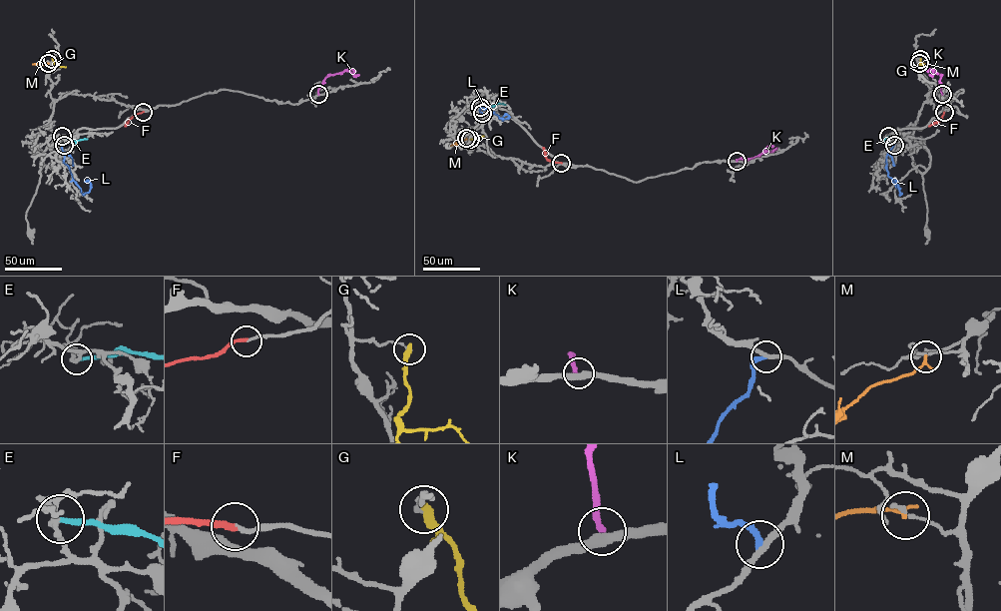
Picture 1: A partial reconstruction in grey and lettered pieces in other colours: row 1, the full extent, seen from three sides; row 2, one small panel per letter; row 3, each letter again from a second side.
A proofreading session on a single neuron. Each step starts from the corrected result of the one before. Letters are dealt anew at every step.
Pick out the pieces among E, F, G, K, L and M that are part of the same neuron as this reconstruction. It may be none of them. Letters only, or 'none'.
F

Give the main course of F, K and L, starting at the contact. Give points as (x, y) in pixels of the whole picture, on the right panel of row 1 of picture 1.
F: (944, 112), (941, 119), (928, 126)
K: (942, 94), (941, 75), (934, 71), (929, 74)
L: (894, 145), (886, 156), (886, 168), (900, 194), (898, 182)

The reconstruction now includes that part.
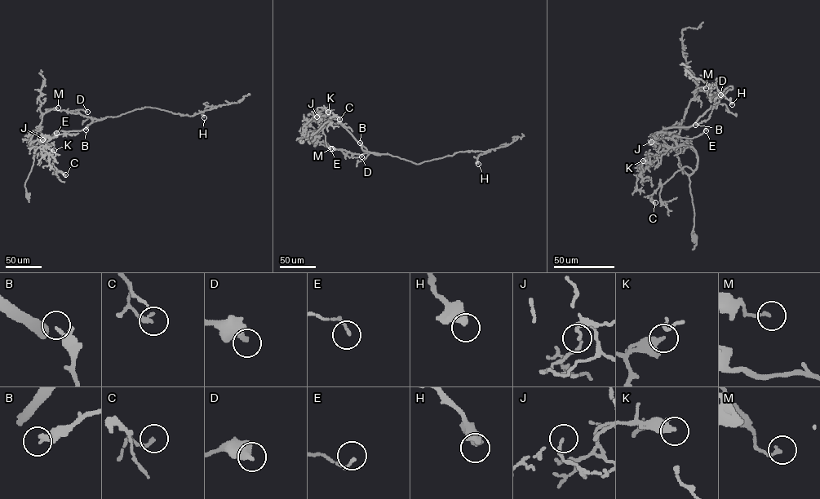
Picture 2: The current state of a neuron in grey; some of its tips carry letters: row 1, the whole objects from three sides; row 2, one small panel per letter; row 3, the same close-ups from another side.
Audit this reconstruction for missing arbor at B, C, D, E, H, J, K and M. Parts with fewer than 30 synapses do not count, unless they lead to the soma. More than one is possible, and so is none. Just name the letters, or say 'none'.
none

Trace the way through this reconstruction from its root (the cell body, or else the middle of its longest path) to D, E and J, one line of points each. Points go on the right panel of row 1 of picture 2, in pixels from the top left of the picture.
D: (693, 238), (689, 176), (674, 141), (662, 130), (690, 126), (716, 103), (707, 94), (720, 94)
E: (693, 238), (689, 176), (698, 156), (693, 147), (678, 146), (673, 137), (693, 138), (706, 130)
J: (693, 238), (689, 176), (697, 165), (696, 151), (689, 146), (665, 147), (653, 138), (651, 142)

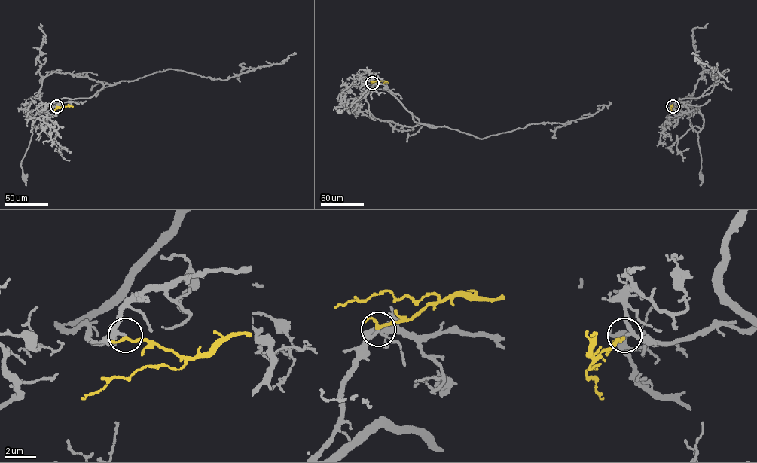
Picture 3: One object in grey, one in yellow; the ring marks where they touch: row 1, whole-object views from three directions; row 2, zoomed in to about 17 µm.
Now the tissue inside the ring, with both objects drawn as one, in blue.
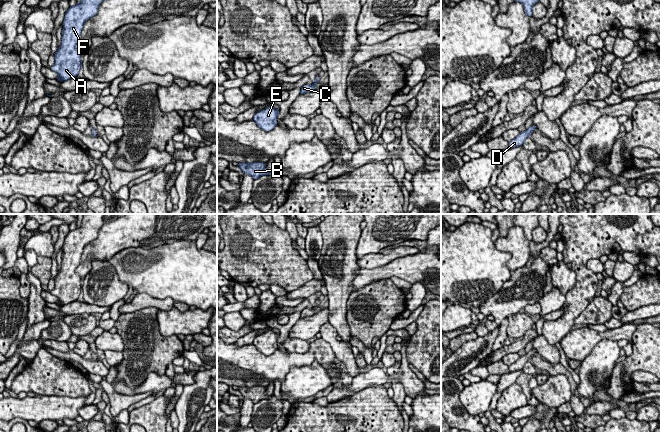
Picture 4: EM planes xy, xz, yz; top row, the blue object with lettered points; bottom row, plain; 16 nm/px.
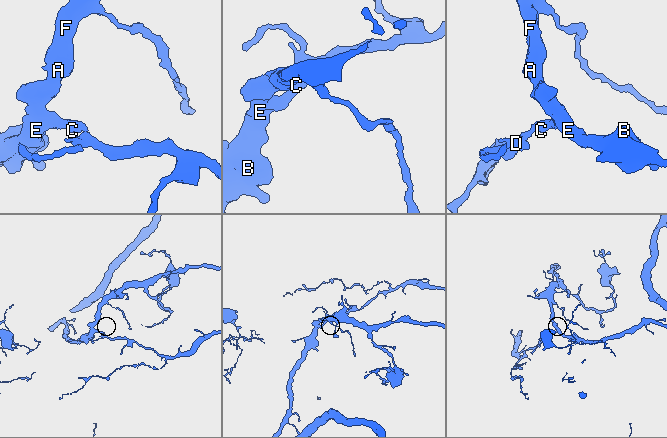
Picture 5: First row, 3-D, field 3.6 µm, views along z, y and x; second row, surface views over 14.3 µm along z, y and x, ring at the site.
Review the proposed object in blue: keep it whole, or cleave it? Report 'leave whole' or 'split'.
leave whole

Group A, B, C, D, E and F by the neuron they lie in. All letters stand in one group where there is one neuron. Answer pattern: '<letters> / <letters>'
A B C D E F

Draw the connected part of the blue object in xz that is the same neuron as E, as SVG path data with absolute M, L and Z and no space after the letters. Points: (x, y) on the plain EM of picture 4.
M268 330L267 332L256 336L253 341L253 345L262 354L271 355L278 348L277 339L279 338L279 336L280 334Z

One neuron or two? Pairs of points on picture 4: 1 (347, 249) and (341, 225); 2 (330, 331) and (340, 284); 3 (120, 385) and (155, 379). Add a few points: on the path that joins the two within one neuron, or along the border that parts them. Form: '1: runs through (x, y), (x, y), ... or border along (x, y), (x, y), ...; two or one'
1: runs through (344, 243), (341, 238), (341, 231); one
2: border along (328, 321), (338, 335); two
3: runs through (129, 390), (137, 390), (146, 386); one

